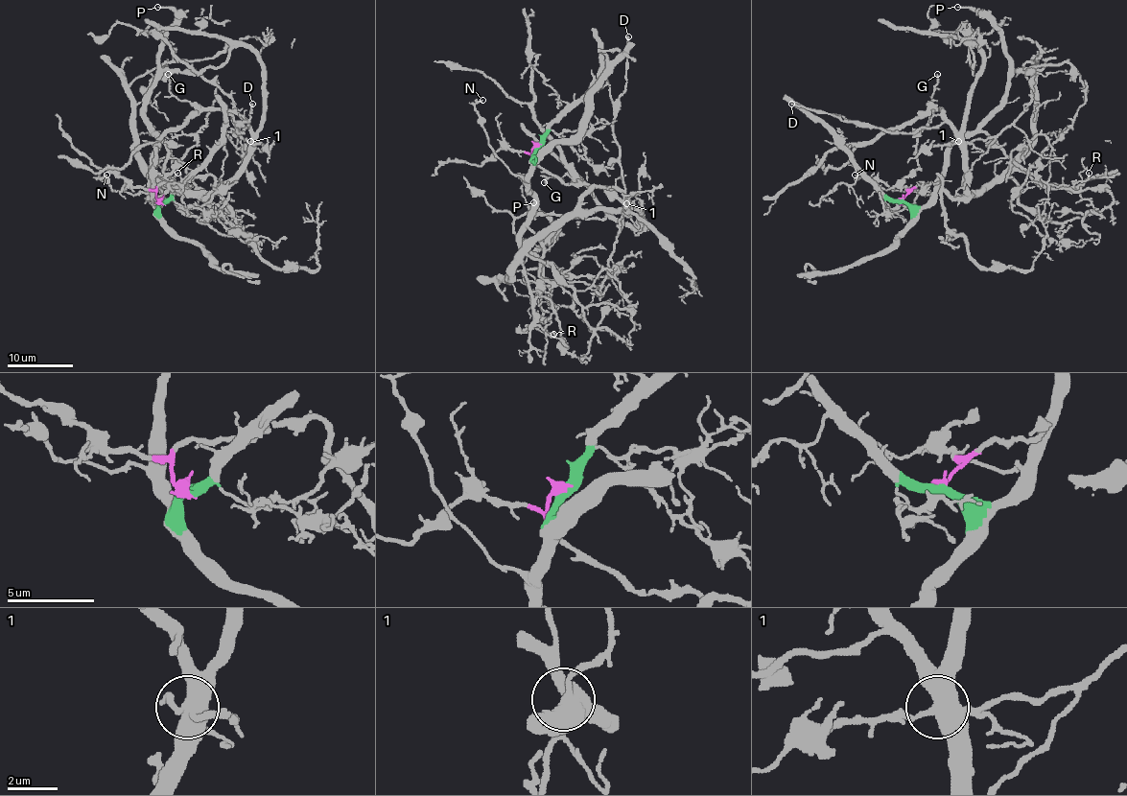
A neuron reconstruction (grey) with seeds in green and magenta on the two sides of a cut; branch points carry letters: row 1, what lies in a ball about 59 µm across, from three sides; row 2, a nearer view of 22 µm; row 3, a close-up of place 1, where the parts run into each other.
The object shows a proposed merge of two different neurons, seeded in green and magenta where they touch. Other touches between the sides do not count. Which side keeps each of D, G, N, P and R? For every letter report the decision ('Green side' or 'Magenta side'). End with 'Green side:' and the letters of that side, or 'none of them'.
D: Magenta side
G: Magenta side
N: Green side
P: Green side
R: Green side
Green side: N, P, R

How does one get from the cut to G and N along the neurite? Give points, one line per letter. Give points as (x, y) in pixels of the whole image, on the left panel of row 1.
G: (160, 201), (164, 183), (211, 175), (205, 198), (215, 195), (250, 132), (241, 118), (178, 100), (167, 74)
N: (162, 201), (157, 206), (149, 197), (115, 192), (98, 176), (106, 175)

